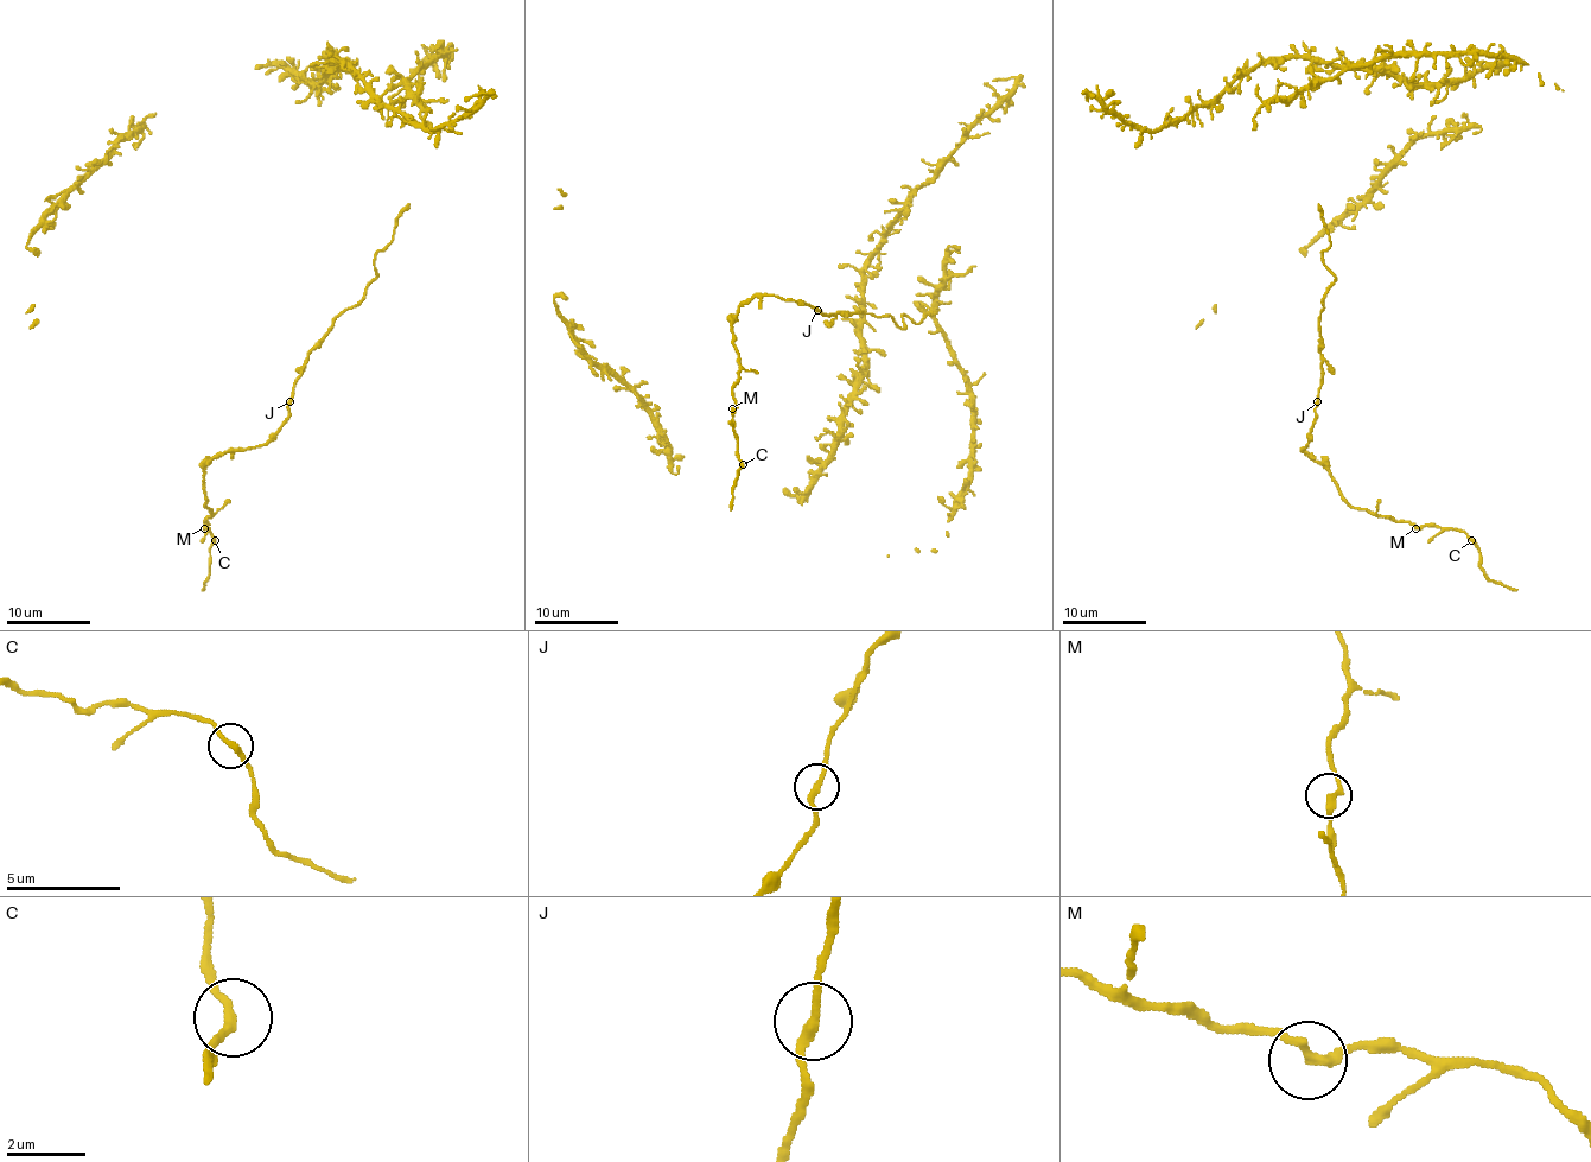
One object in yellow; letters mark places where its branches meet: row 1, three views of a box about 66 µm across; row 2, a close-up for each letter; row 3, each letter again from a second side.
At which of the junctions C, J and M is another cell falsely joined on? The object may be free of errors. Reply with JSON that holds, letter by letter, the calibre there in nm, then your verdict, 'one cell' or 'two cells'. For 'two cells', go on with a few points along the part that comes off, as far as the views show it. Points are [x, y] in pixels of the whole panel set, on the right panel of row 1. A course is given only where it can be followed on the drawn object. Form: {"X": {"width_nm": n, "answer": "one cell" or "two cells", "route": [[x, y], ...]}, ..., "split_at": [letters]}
{"C": {"width_nm": 220, "answer": "one cell"}, "J": {"width_nm": 240, "answer": "one cell"}, "M": {"width_nm": 240, "answer": "one cell"}, "split_at": []}

